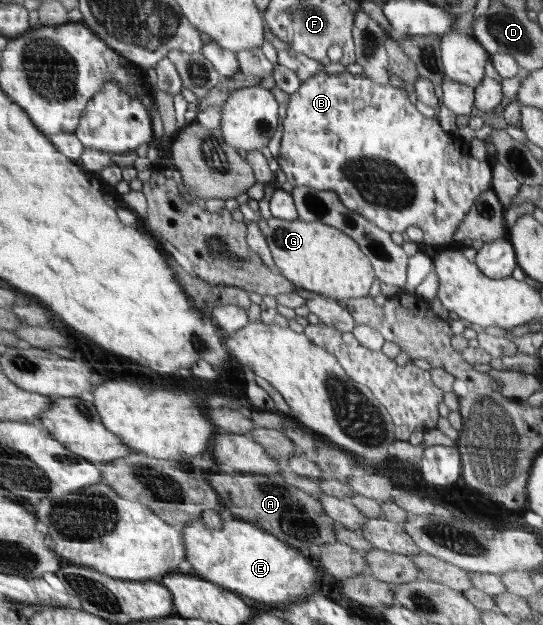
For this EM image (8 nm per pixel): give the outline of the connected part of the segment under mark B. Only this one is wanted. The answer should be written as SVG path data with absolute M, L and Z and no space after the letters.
M320 70L316 75L308 78L302 83L302 87L289 97L289 105L287 107L287 116L282 123L282 137L280 141L280 149L276 159L280 168L282 168L288 176L288 182L295 187L313 187L318 191L335 191L339 198L344 202L346 207L353 209L366 217L374 225L378 225L380 229L384 229L389 233L404 233L408 227L413 226L420 228L424 235L426 245L447 245L453 242L453 235L457 232L457 228L461 226L462 220L469 212L469 207L476 201L478 195L491 189L490 187L490 167L486 162L480 163L469 155L469 145L459 136L444 133L440 129L440 125L434 121L434 117L428 119L424 117L416 105L410 101L408 93L402 88L394 87L390 83L382 85L374 83L365 75L352 75L346 71L339 74L330 74Z

